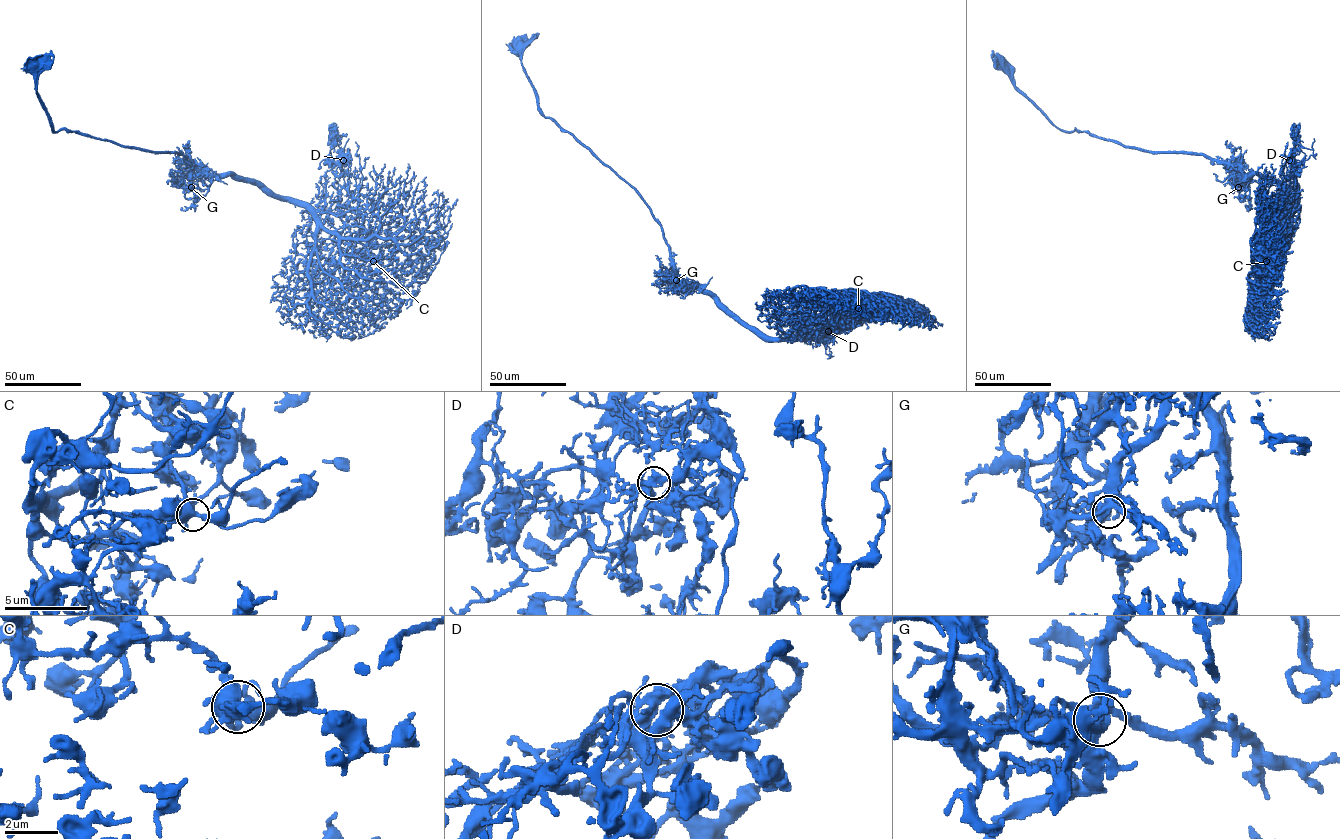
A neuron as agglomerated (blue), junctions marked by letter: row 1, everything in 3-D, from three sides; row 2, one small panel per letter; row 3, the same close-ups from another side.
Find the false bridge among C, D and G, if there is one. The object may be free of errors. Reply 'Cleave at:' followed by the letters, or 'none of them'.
Cleave at: D

